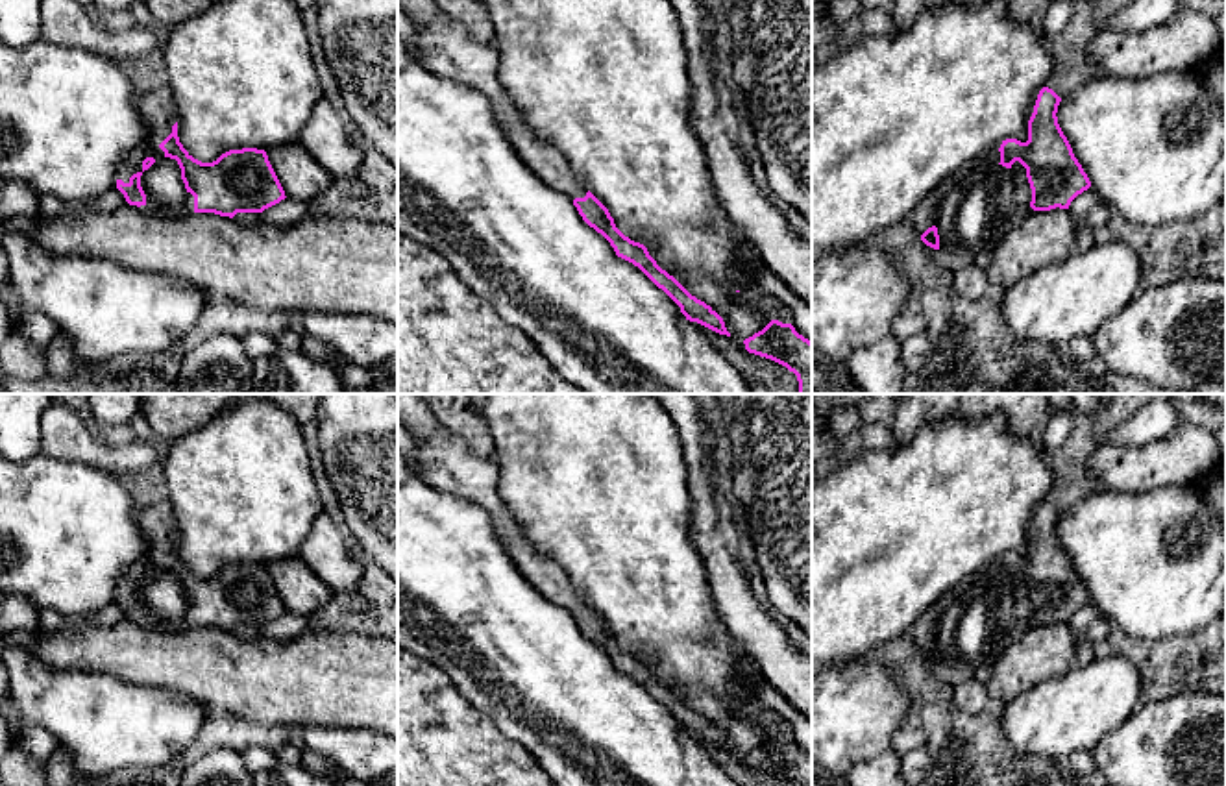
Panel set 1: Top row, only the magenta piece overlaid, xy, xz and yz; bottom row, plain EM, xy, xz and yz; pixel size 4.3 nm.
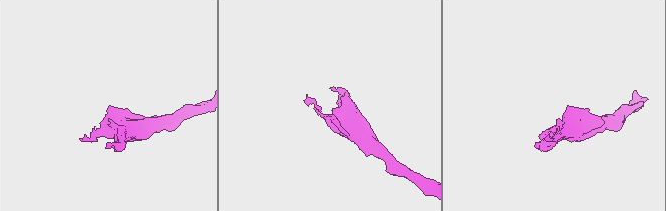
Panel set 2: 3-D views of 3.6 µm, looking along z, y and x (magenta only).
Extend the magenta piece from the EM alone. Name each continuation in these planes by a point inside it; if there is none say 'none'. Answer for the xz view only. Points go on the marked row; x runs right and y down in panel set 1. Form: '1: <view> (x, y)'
1: xz (444, 47)

